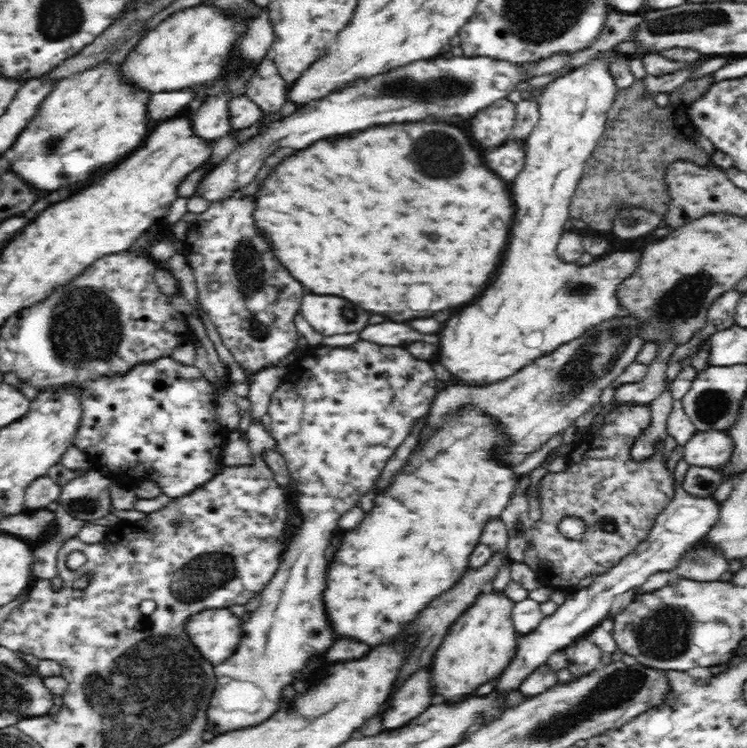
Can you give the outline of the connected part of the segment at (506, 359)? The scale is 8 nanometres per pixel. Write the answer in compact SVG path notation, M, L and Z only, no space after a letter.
M606 53L601 54L598 59L590 62L590 64L577 68L565 76L556 78L554 81L550 82L544 88L544 92L537 97L538 107L540 107L540 120L538 120L538 126L532 130L531 134L528 134L526 138L526 156L525 165L521 170L521 173L516 177L516 182L512 186L514 190L514 200L518 202L518 222L514 224L514 242L510 244L508 248L508 254L504 264L502 264L502 274L498 276L498 282L494 282L494 286L490 286L490 290L486 292L486 298L480 298L474 306L462 310L460 314L456 314L454 318L450 318L444 326L444 330L440 332L440 352L438 352L438 362L448 370L452 372L460 382L466 382L466 384L472 384L472 386L494 386L494 384L502 384L512 378L514 374L518 374L522 368L533 364L538 361L538 358L546 357L548 354L552 354L554 350L558 350L560 346L568 344L580 338L582 334L586 334L588 330L595 328L598 325L604 324L604 322L610 322L614 318L618 318L622 314L621 308L619 308L618 301L615 300L615 290L618 283L629 275L630 270L634 270L634 254L630 252L616 252L616 254L607 254L603 257L597 257L595 261L589 265L578 265L576 262L566 262L566 259L562 259L558 255L558 240L560 240L561 235L565 233L564 226L566 222L572 219L570 214L570 206L572 202L572 197L574 193L578 192L578 183L583 176L585 166L587 164L588 158L594 152L595 146L598 144L599 139L605 130L605 112L611 105L611 100L614 98L615 90L618 89L614 84L614 81L609 77L607 73L608 63L612 60L611 54Z

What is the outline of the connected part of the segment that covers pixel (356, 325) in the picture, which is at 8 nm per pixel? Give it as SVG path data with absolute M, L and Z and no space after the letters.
M308 294L302 300L302 318L324 336L358 332L366 326L370 312L342 296Z

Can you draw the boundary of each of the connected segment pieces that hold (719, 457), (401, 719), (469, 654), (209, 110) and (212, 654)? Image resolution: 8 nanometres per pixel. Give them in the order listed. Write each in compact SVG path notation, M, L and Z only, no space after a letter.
M696 431L682 446L683 459L689 465L714 468L727 461L731 448L728 442L723 431Z
M418 672L416 676L408 678L390 698L380 714L380 728L382 730L398 730L406 726L410 720L426 712L430 706L430 694L426 694L426 672Z
M489 591L450 628L430 666L430 694L442 698L444 704L458 704L464 696L474 696L478 686L492 684L516 654L516 632L511 621L513 602L505 595Z
M227 96L210 98L203 102L201 106L193 112L190 119L190 128L194 137L205 144L214 144L221 138L231 135L228 125Z
M230 607L204 610L190 620L186 631L192 641L216 666L234 656L244 640L243 616L236 616Z

